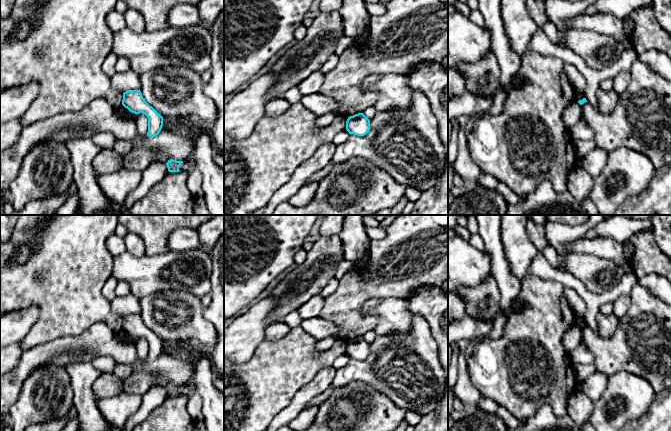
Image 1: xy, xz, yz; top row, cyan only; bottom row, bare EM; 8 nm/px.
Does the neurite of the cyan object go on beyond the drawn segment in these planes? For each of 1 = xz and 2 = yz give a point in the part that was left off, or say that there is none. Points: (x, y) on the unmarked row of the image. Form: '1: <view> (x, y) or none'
1: none
2: none

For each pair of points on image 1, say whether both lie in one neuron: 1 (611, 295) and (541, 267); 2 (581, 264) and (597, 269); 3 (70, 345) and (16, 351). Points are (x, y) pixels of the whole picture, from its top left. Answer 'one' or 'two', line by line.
1: one
2: one
3: two

